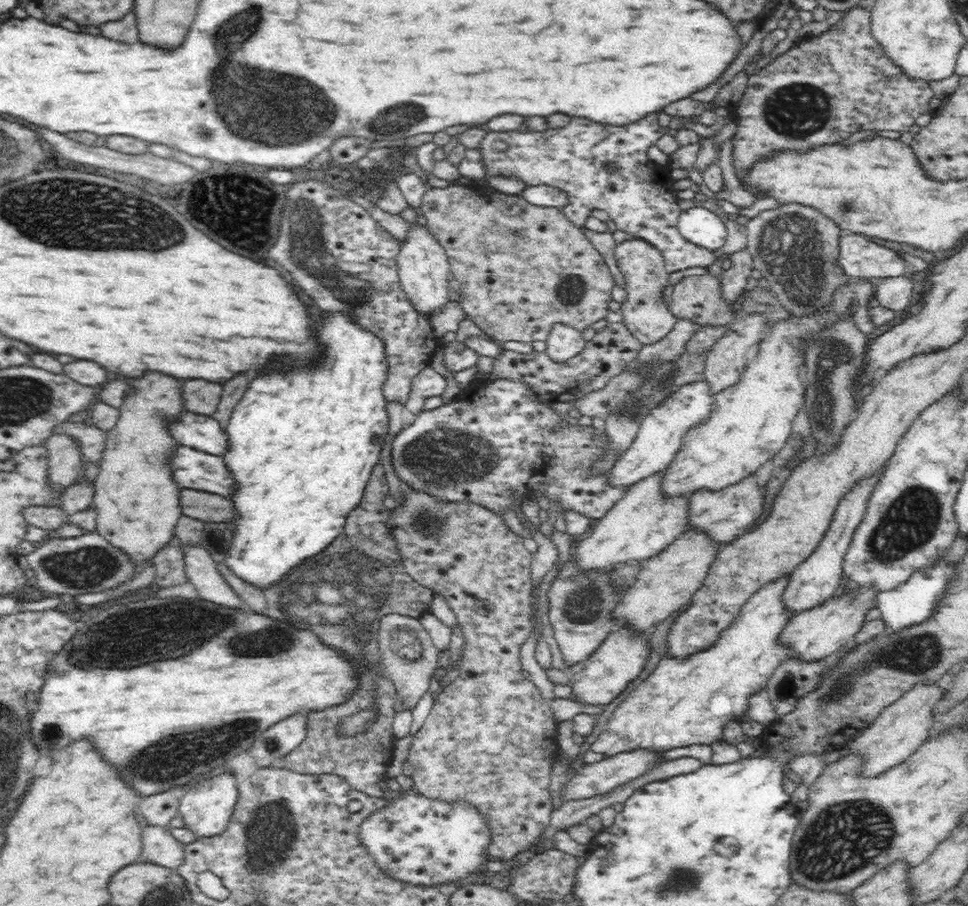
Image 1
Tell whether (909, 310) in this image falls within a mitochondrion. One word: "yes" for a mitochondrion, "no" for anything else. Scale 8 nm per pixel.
no

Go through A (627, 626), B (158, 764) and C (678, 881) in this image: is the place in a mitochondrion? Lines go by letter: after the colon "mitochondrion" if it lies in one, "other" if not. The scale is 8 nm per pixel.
A: other
B: mitochondrion
C: mitochondrion

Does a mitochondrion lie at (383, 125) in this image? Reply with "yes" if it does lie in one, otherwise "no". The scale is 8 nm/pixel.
yes

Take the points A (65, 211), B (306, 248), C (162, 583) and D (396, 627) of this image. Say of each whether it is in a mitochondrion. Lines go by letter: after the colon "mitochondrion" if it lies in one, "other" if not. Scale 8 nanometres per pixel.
A: mitochondrion
B: mitochondrion
C: other
D: mitochondrion

